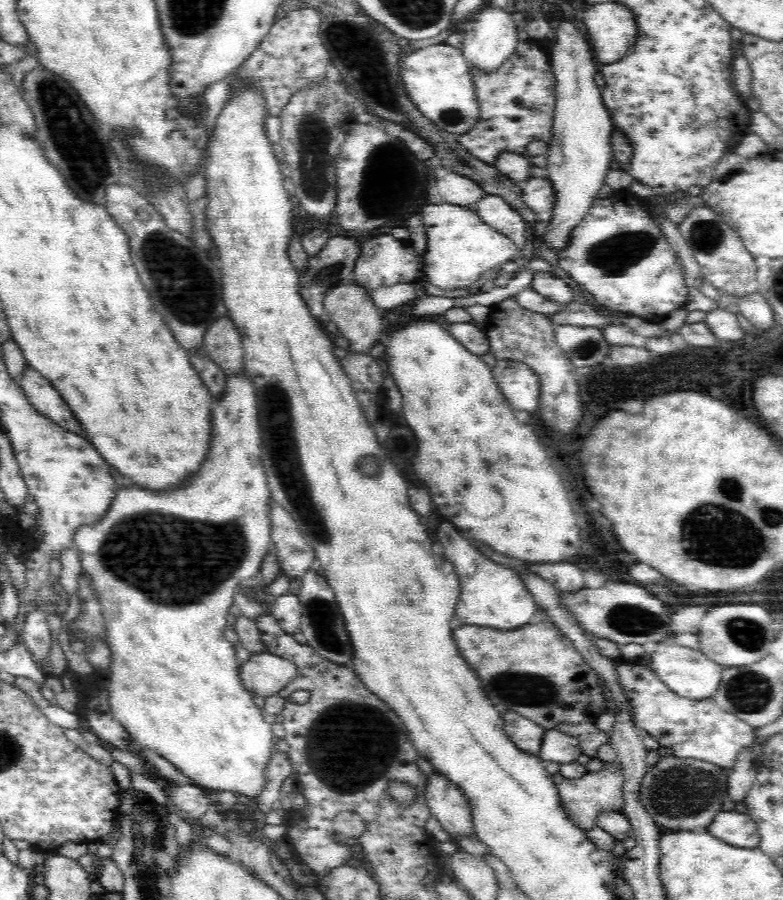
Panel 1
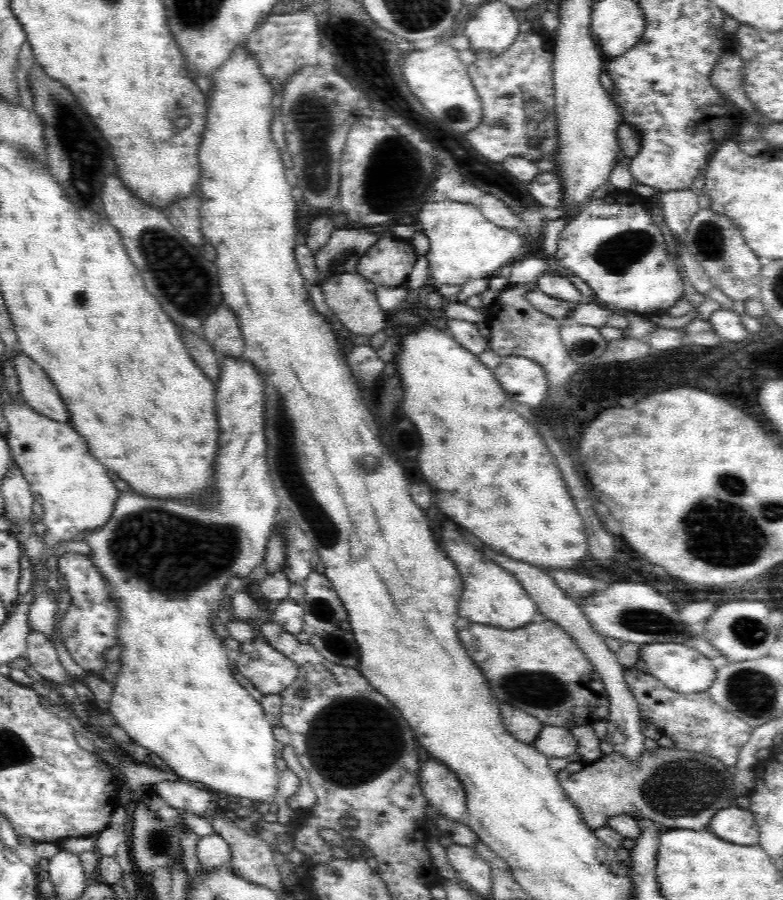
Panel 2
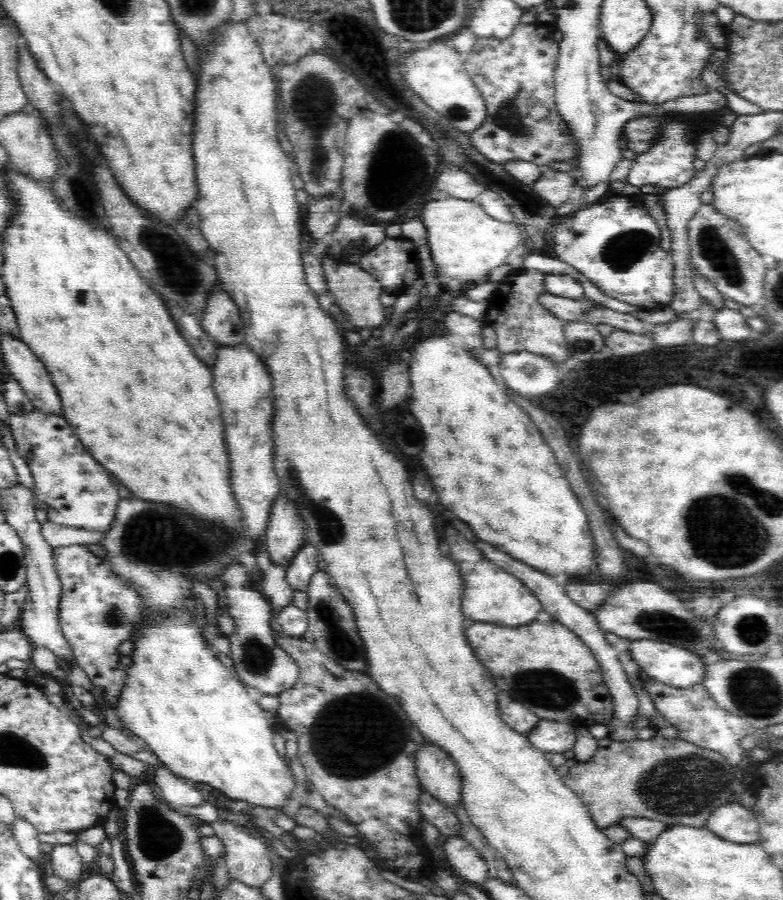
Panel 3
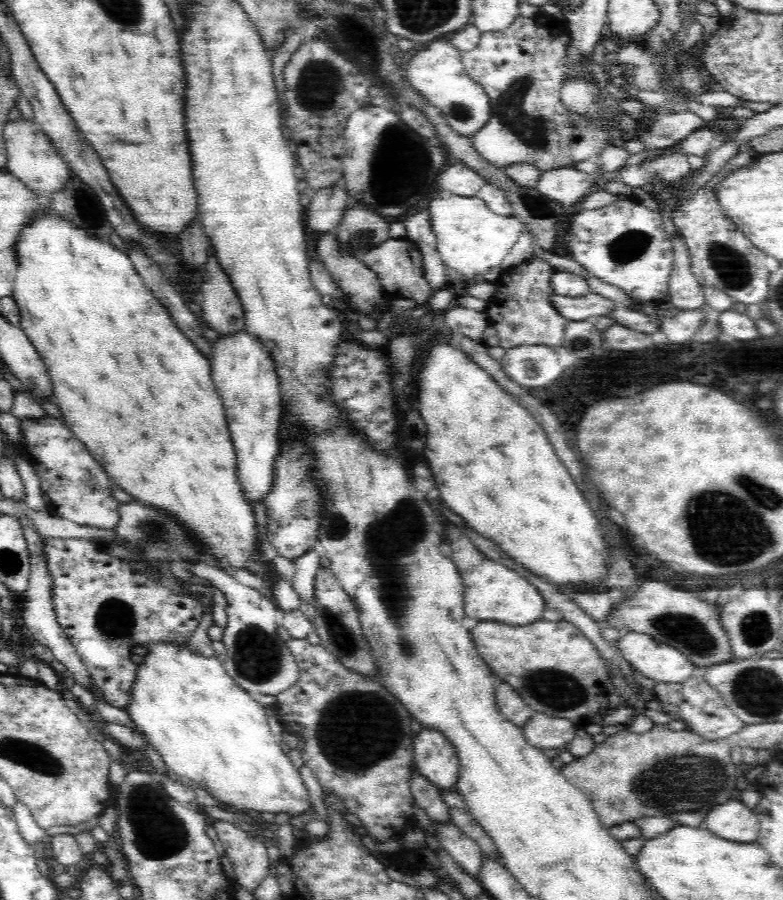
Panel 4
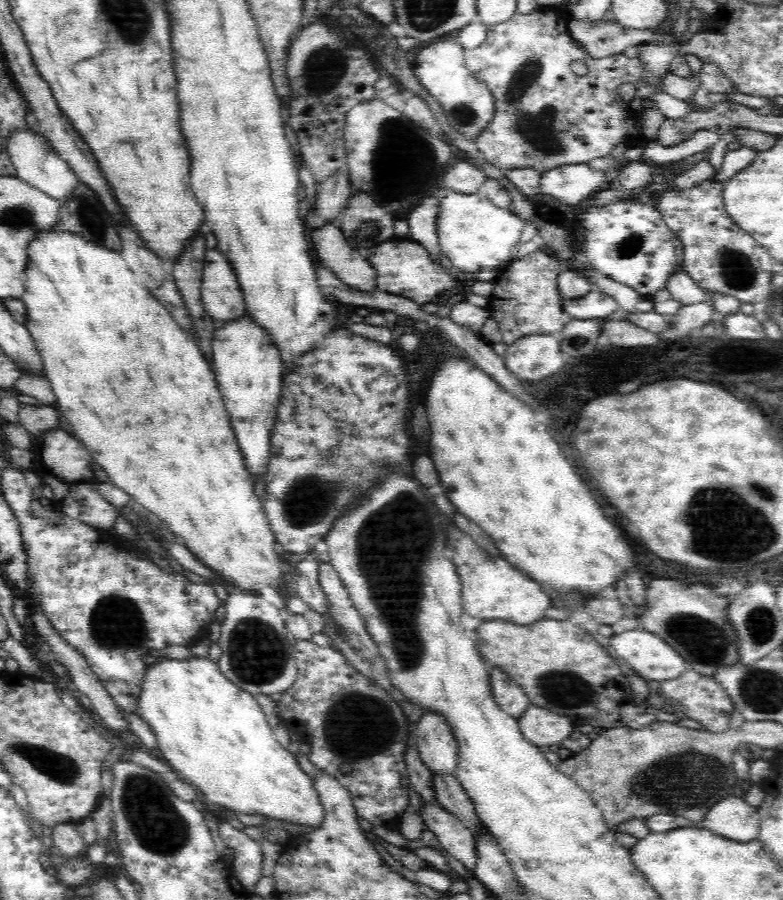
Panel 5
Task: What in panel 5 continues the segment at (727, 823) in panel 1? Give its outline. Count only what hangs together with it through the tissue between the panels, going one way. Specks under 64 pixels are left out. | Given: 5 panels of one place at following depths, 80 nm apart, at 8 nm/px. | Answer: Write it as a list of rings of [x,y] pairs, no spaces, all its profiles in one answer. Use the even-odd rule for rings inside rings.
[[[730,796],[714,804],[702,824],[726,839],[748,842],[758,839],[761,821],[756,807],[746,803],[742,796]]]

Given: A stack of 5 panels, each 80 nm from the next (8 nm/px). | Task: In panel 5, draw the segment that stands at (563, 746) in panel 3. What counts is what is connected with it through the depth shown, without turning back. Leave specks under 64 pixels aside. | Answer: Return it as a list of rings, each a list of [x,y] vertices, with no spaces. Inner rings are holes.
[[[530,704],[517,721],[526,740],[538,747],[560,744],[572,734],[575,725],[565,716],[536,704]]]

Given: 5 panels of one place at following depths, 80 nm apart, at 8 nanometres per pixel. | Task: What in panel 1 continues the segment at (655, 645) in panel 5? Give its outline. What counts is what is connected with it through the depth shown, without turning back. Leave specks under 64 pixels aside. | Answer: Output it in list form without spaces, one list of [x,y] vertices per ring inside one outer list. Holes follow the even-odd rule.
[[[660,641],[651,656],[652,671],[678,696],[698,701],[711,700],[720,686],[723,669],[699,650],[677,645],[672,641]]]

